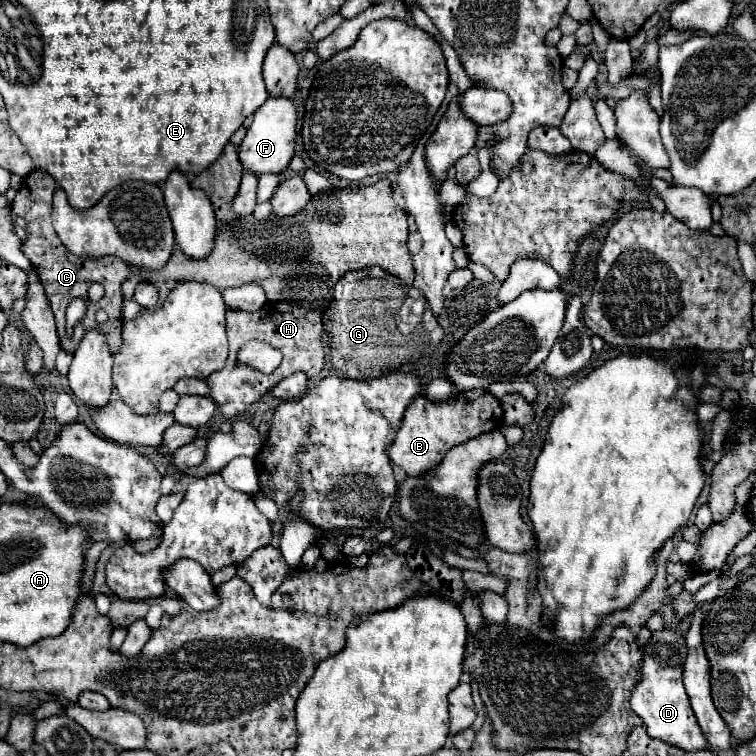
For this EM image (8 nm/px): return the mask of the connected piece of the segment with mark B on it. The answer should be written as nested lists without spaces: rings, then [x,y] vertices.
[[[467,390],[455,398],[455,404],[431,404],[423,396],[415,398],[401,420],[401,428],[395,436],[395,442],[389,448],[389,458],[393,464],[401,466],[407,476],[423,476],[429,470],[437,468],[445,454],[475,436],[497,430],[503,426],[503,408],[495,396],[487,390]]]

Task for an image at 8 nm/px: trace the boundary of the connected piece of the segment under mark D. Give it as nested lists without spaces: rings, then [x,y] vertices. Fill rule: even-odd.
[[[661,630],[651,636],[651,644],[647,644],[643,652],[643,678],[637,682],[631,694],[631,710],[643,718],[647,734],[651,738],[663,740],[671,746],[677,746],[687,752],[709,750],[709,744],[697,724],[693,708],[689,704],[689,696],[683,688],[683,662],[687,656],[685,640],[677,630]]]

